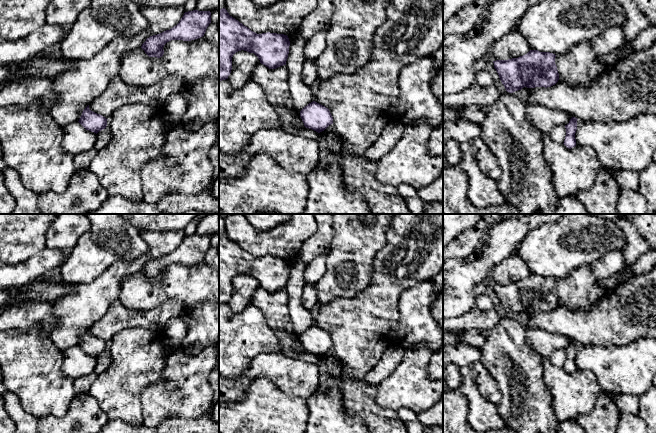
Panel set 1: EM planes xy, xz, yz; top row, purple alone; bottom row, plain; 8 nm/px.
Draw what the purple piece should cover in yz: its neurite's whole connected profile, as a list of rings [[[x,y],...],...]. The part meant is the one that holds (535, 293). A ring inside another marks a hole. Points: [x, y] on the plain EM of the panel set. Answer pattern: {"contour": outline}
{"contour": [[[530,274],[518,282],[493,285],[499,302],[509,317],[524,311],[551,311],[559,304],[556,279]]]}

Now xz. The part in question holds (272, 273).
{"contour": [[[225,232],[219,233],[219,306],[228,303],[232,294],[232,281],[241,274],[254,277],[260,287],[269,293],[286,289],[290,265],[287,259],[277,257],[257,258],[229,239]]]}

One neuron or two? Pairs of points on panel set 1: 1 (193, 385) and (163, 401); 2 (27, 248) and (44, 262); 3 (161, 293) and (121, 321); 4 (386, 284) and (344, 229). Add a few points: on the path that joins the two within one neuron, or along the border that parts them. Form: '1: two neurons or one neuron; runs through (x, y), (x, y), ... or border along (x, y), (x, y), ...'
1: one neuron; runs through (186, 392), (174, 401), (170, 401)
2: two neurons; border along (46, 247), (26, 260), (13, 265)
3: two neurons; border along (118, 299), (133, 309), (152, 309), (161, 304)
4: two neurons; border along (384, 246), (376, 254), (371, 282), (364, 289)

